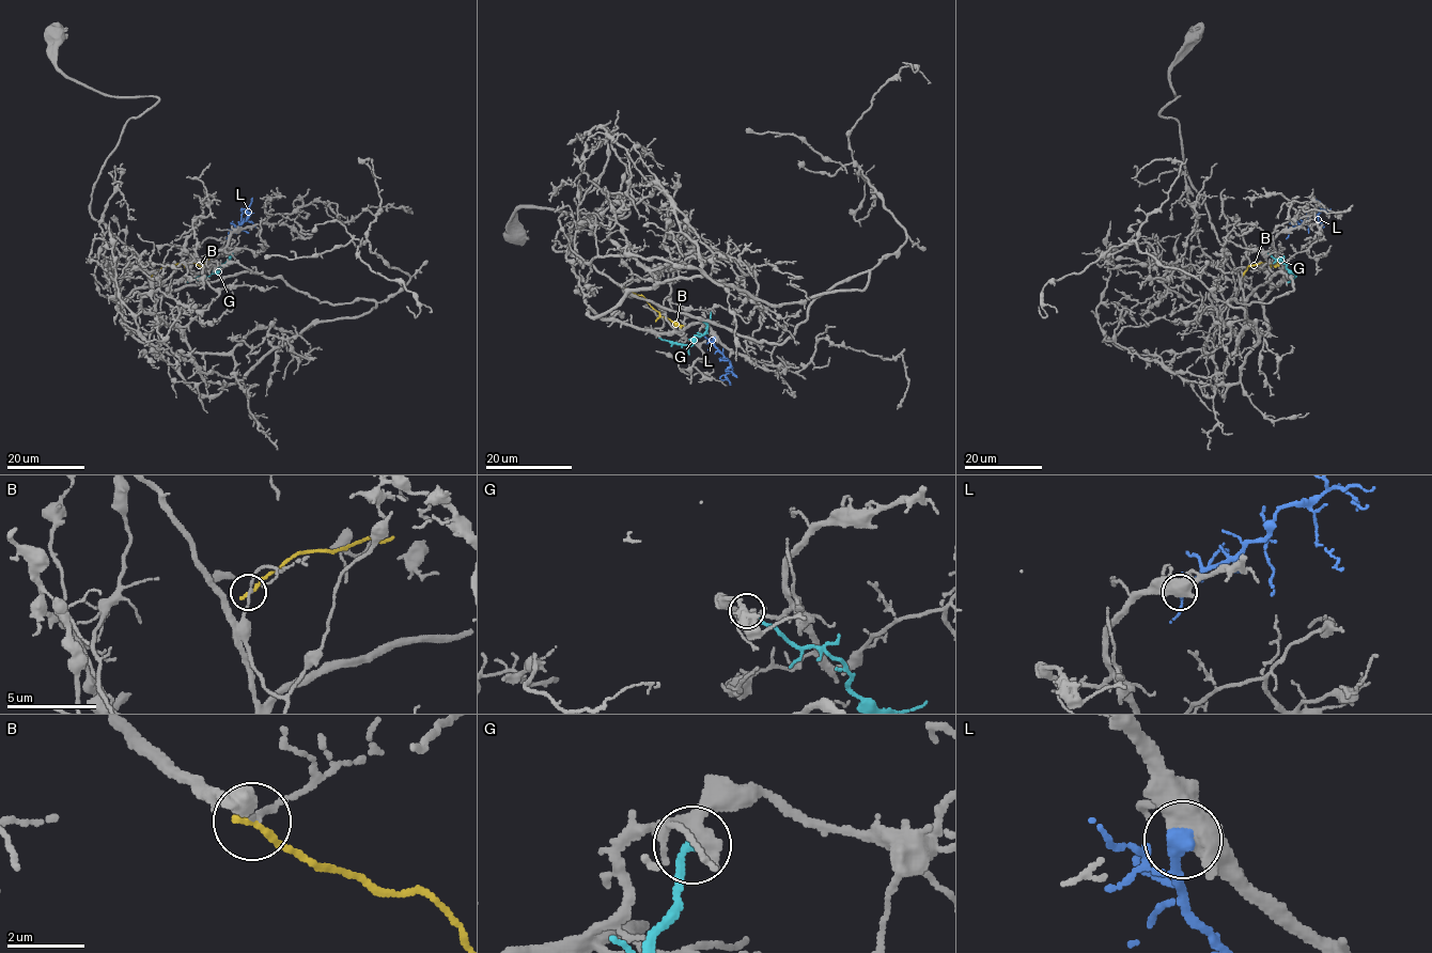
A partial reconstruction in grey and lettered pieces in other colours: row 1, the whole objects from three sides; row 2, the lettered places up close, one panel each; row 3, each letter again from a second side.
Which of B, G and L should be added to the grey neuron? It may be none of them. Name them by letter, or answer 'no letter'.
no letter

